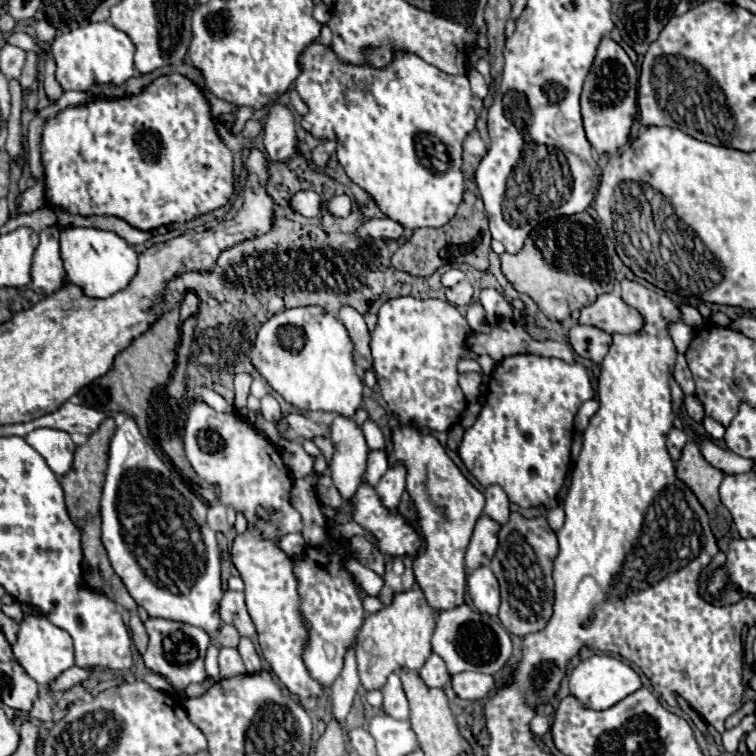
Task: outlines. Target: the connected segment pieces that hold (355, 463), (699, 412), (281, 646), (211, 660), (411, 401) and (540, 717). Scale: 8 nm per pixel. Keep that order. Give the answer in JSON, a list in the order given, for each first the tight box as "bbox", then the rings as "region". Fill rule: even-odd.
[{"bbox":[330,416,368,500],"region":[[[336,416],[332,422],[332,444],[334,444],[334,458],[330,464],[332,478],[344,500],[348,500],[356,492],[366,472],[368,456],[366,438],[354,418]]]},{"bbox":[684,396,704,422],"region":[[[684,396],[684,406],[690,418],[694,418],[696,422],[702,422],[704,410],[702,410],[702,402],[696,396]]]},{"bbox":[232,524,326,698],"region":[[[250,524],[244,534],[238,534],[232,544],[232,564],[244,580],[244,594],[248,614],[256,626],[262,656],[270,662],[272,672],[280,682],[298,698],[322,696],[326,686],[314,680],[302,660],[302,652],[308,644],[310,634],[300,621],[298,578],[294,574],[292,558],[278,548],[280,538],[264,538],[258,524]]]},{"bbox":[206,644,218,680],"region":[[[210,644],[206,652],[206,672],[214,680],[218,680],[218,648],[214,644]]]},{"bbox":[370,296,472,432],"region":[[[400,296],[382,304],[370,346],[374,356],[374,372],[376,378],[380,378],[380,392],[400,424],[414,424],[418,428],[444,432],[460,420],[460,414],[466,408],[466,398],[458,386],[456,364],[468,350],[466,338],[470,332],[472,328],[468,326],[466,318],[458,312],[454,304],[446,300],[420,300],[414,296]]]},{"bbox":[530,714,550,736],"region":[[[536,714],[536,716],[530,720],[530,730],[532,730],[536,736],[542,736],[542,734],[546,734],[546,732],[550,730],[546,716],[544,716],[544,714]]]}]

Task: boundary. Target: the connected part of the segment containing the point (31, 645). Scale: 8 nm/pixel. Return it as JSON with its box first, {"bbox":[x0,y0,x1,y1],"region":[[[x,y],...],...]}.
{"bbox":[12,612,74,686],"region":[[[28,612],[24,616],[24,620],[20,622],[18,640],[12,648],[14,648],[14,656],[24,666],[26,674],[30,678],[34,678],[38,684],[44,684],[44,686],[48,686],[66,668],[74,666],[74,650],[72,650],[70,634],[62,632],[58,626],[50,624],[48,618],[42,616],[42,614],[30,614]]]}

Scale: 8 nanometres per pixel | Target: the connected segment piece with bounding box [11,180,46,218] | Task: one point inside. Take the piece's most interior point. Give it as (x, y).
(34, 197)

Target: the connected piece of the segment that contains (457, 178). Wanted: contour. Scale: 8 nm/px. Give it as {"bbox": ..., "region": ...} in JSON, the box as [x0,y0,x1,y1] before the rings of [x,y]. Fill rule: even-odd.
{"bbox":[294,42,482,228],"region":[[[312,42],[304,48],[300,68],[294,86],[308,104],[308,114],[300,124],[318,140],[323,135],[323,125],[333,126],[325,133],[334,133],[338,162],[348,178],[364,188],[388,218],[406,228],[440,228],[446,224],[462,202],[464,192],[462,142],[474,130],[482,110],[482,100],[470,90],[468,78],[446,74],[408,50],[396,50],[394,60],[384,68],[374,68],[368,62],[344,64],[332,48],[320,42]]]}

